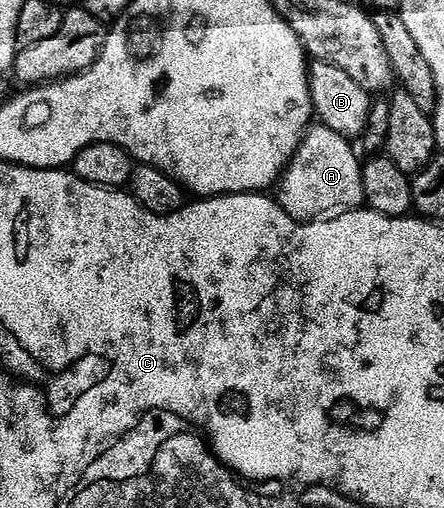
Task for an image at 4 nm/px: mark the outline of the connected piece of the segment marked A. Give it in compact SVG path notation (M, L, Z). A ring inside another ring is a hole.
M323 124L311 128L302 138L300 147L291 157L290 164L286 166L286 171L282 174L280 184L276 189L278 204L293 221L305 223L322 219L327 215L337 214L339 211L359 208L365 202L364 179L362 178L363 162L358 161L358 157L360 158L359 150L355 146L354 150L350 145L353 144L347 138L336 135L336 131L332 131L327 125Z

